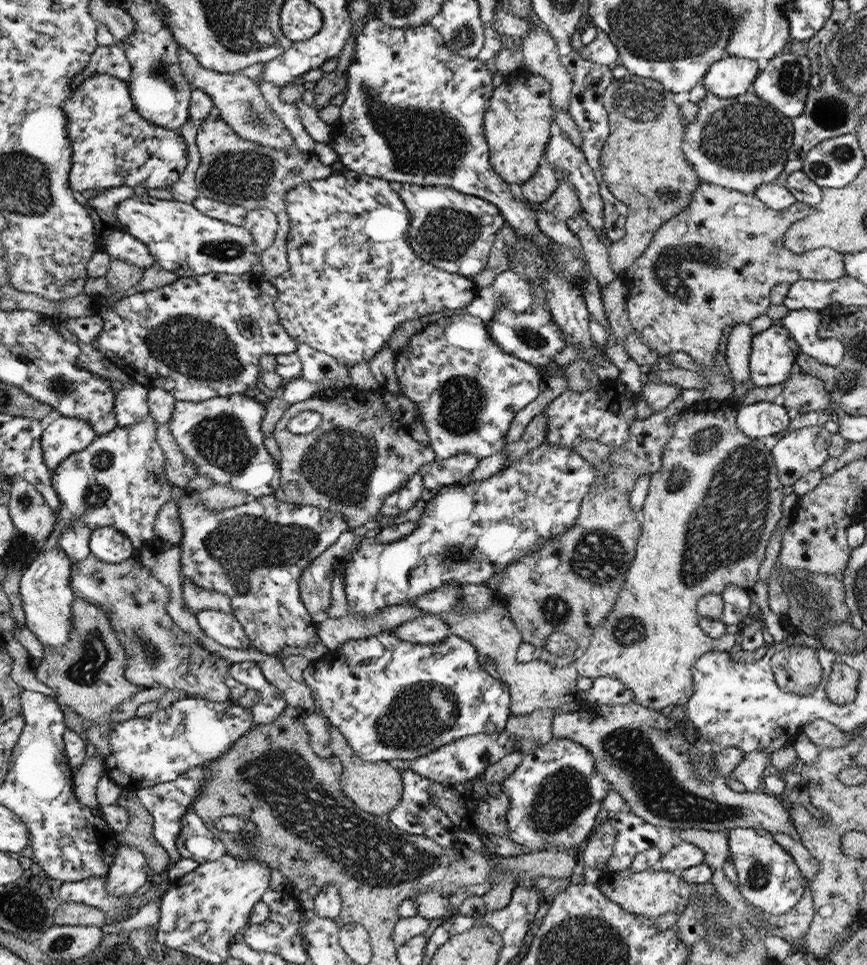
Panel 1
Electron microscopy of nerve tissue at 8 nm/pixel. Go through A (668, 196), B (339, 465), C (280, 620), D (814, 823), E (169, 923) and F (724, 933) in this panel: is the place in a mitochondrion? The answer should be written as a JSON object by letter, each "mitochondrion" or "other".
{"A":"mitochondrion","B":"mitochondrion","C":"other","D":"other","E":"other","F":"mitochondrion"}

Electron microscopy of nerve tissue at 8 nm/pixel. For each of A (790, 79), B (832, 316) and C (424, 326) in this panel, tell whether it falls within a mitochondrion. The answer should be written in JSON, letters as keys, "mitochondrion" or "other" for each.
{"A":"mitochondrion","B":"other","C":"other"}

